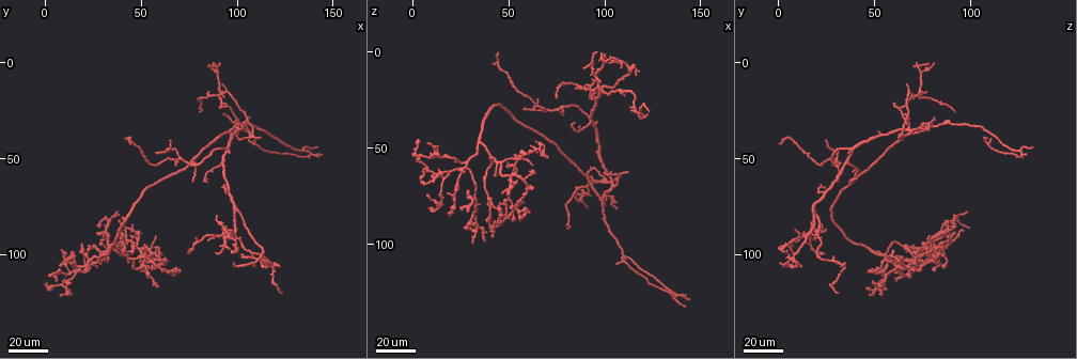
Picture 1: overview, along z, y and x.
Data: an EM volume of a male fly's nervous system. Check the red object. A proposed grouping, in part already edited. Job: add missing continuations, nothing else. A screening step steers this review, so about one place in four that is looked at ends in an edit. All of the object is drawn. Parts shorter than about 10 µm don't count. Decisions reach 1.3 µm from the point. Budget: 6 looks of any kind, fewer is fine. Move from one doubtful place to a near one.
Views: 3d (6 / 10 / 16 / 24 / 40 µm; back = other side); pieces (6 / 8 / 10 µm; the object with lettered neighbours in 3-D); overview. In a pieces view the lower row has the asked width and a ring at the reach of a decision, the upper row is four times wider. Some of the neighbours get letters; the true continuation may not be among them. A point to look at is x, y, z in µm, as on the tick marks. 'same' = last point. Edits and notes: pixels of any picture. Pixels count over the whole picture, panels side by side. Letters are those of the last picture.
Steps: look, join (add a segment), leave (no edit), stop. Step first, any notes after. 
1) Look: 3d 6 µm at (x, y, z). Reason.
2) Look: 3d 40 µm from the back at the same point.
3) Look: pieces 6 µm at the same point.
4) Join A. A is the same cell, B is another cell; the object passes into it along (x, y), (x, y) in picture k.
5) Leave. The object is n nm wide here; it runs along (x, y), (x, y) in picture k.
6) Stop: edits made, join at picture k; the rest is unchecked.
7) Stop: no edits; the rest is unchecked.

Look: 3d 40 µm at (99, 104, 2). Tapers out.

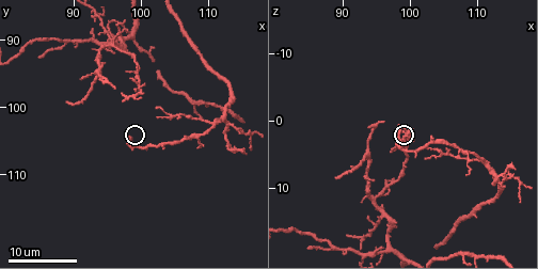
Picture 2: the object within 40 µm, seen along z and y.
Look: pieces 10 µm at (98.5, 104.5, 1.0). See the neighbours.

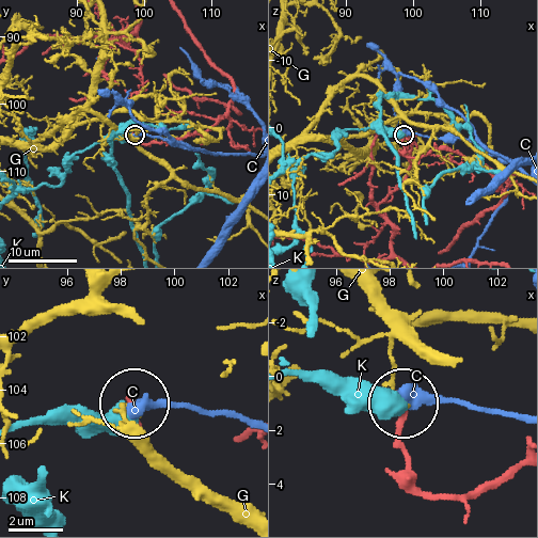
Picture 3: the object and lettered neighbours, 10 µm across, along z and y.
Leave. C, G and K are other cells; no lettered segment goes on from it.

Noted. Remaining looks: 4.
Look: 3d 24 µm at (85.0, 92.5, 19.0). Free end.

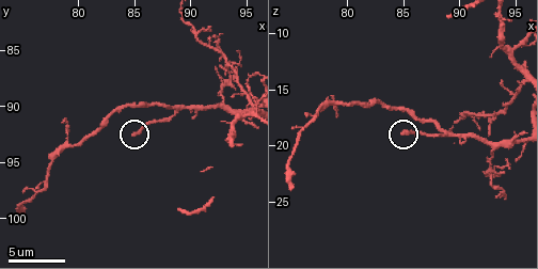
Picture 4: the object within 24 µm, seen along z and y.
Look: 3d 10 µm at (85.0, 92.6, 19.0).

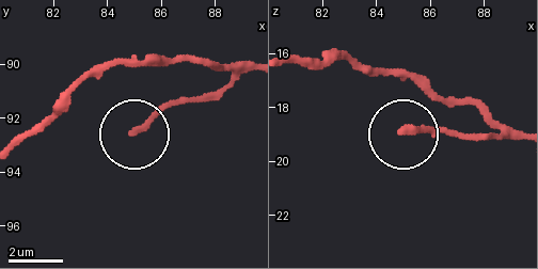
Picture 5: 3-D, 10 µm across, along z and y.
Look: pieces 6 µm at (85.0, 92.5, 18.8).

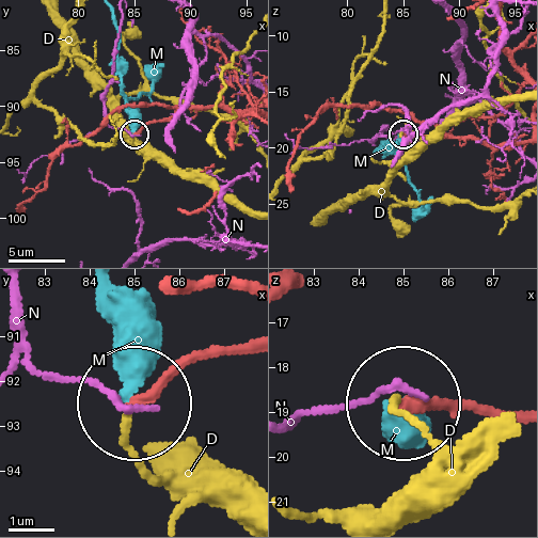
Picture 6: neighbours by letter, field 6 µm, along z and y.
Leave. D, M and N are other cells; it runs along (518, 142), (484, 144), (469, 139), (404, 133) in picture 6; no lettered segment goes on from it.

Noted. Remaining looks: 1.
Stop: no edits; the rest is unchecked.

